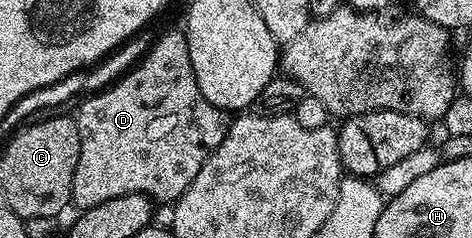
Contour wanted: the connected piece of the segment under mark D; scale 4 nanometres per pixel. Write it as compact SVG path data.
M184 31L162 34L156 46L153 44L138 64L115 84L95 95L85 96L80 102L80 110L74 113L80 136L80 154L78 167L74 167L71 200L71 204L77 205L80 211L98 207L98 203L106 203L106 199L118 199L118 195L135 193L146 195L156 203L174 203L186 187L194 183L194 175L202 171L202 163L206 163L218 143L226 139L230 124L229 114L214 107L214 103L202 95L202 87L198 87L198 79L190 63L188 35Z

